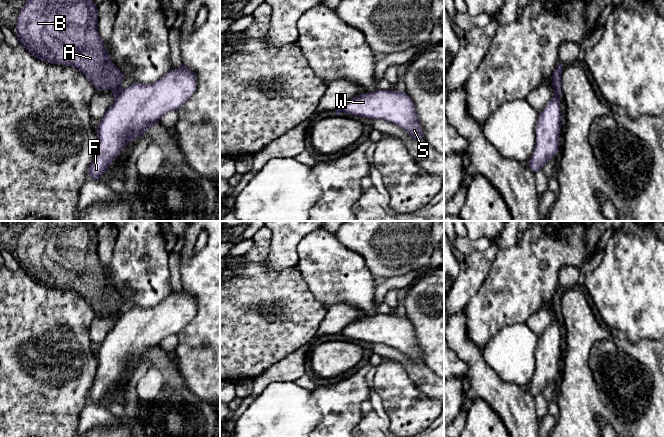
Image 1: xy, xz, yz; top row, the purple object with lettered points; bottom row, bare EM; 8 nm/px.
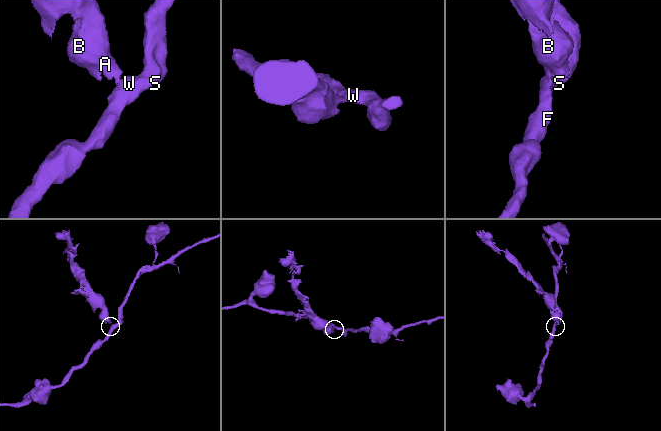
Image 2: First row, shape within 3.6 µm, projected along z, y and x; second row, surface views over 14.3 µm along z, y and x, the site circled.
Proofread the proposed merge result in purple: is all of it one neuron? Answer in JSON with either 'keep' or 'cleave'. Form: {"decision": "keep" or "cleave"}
{"decision": "cleave"}

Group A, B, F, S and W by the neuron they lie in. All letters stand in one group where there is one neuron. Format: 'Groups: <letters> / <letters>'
Groups: A B / F S W

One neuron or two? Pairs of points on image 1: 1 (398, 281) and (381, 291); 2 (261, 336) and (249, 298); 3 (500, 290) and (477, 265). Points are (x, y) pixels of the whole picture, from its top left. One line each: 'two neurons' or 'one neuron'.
1: one neuron
2: one neuron
3: two neurons

